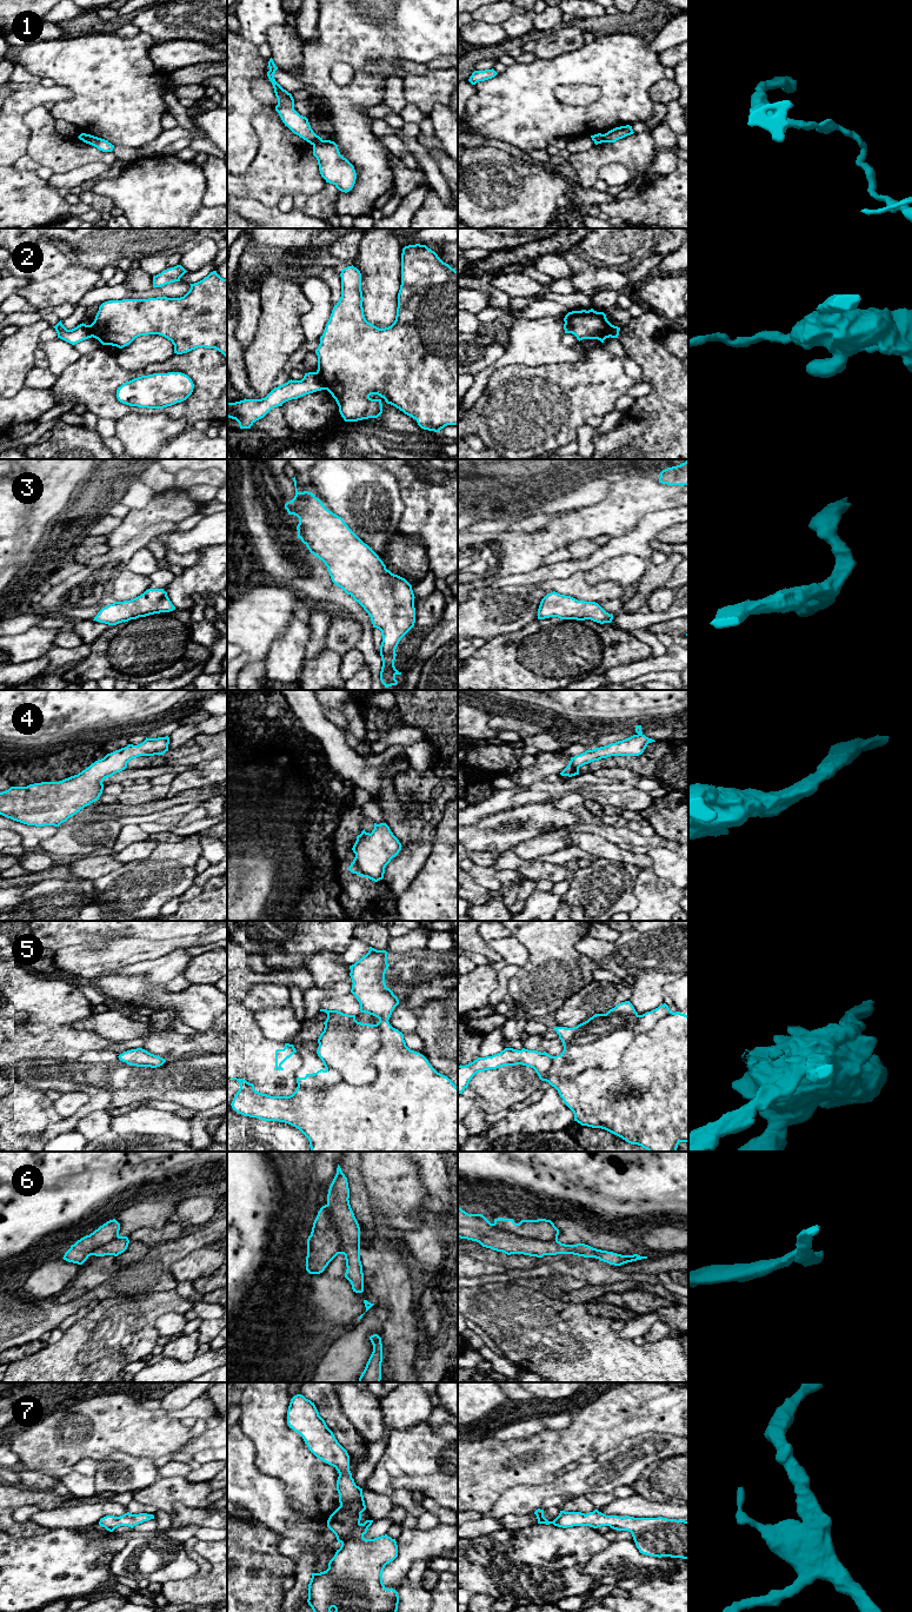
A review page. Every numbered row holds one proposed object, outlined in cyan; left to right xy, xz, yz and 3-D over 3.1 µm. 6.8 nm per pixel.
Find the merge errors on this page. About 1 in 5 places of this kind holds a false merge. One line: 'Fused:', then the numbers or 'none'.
Fused: 1, 2, 6

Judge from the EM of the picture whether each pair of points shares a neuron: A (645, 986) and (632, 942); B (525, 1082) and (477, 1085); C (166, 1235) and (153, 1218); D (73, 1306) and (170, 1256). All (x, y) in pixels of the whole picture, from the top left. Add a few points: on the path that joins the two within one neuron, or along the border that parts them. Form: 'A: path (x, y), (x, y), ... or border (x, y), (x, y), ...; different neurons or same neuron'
A: path (645, 975), (645, 959), (639, 953); same neuron
B: path (513, 1083), (488, 1085); same neuron
C: border (168, 1220), (159, 1227), (140, 1227), (133, 1232); different neurons
D: path (97, 1293), (146, 1275); same neuron

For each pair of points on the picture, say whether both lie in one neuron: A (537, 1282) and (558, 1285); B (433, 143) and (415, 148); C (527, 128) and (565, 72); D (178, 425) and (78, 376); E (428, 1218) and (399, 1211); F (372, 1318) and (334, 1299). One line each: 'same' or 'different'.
A: same
B: different
C: same
D: different
E: different
F: different

